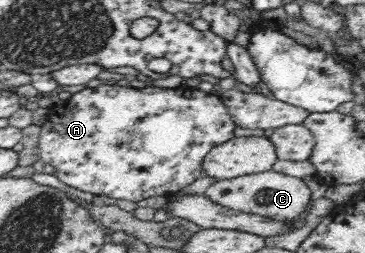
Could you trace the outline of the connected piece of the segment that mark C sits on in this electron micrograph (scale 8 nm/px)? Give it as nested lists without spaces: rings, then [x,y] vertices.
[[[273,169],[229,180],[215,181],[207,186],[204,193],[219,205],[285,223],[301,218],[312,201],[311,188],[307,182],[301,178],[289,176],[289,174],[278,173]]]

